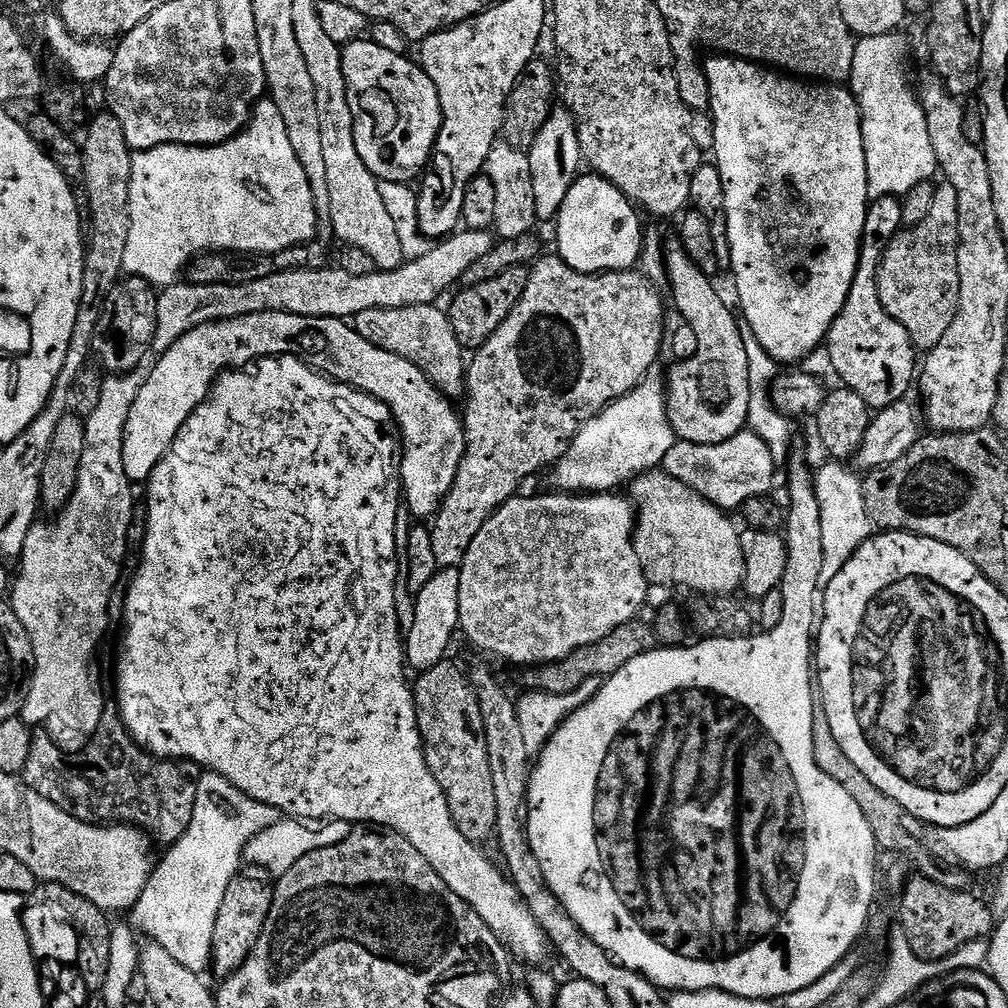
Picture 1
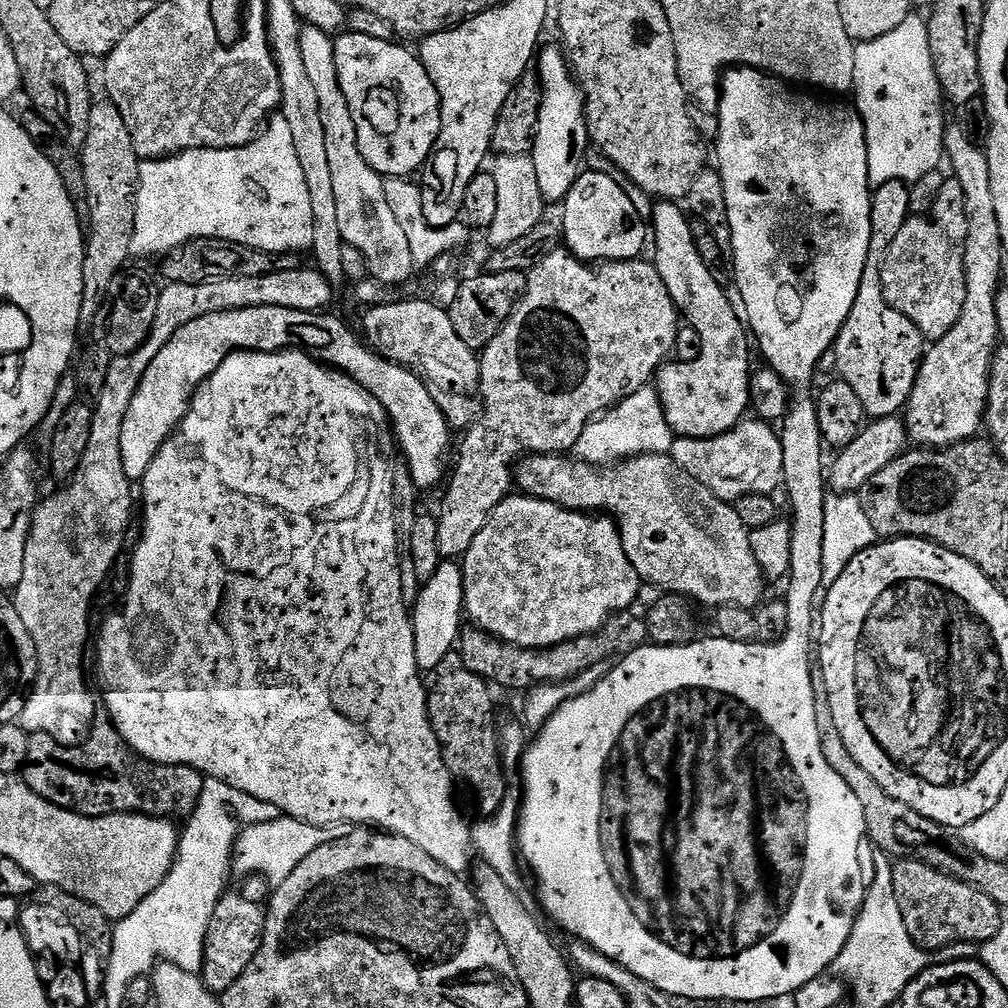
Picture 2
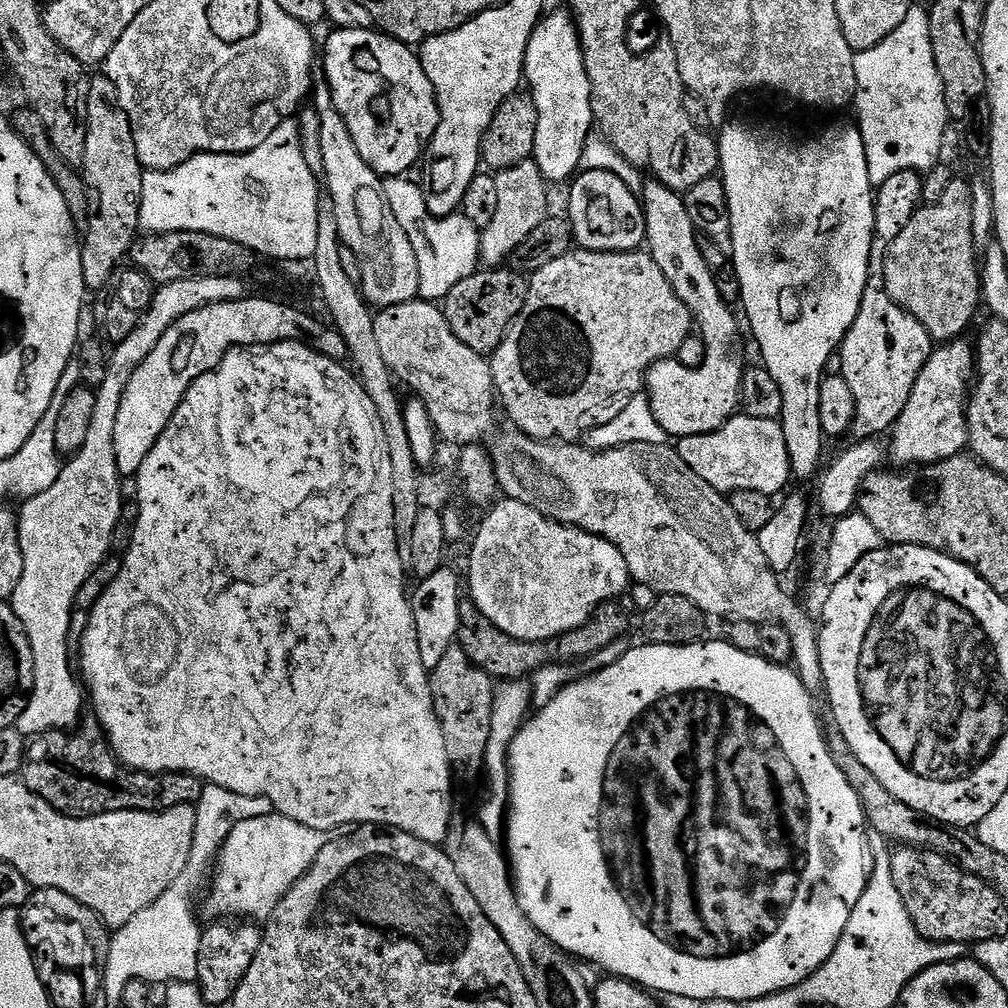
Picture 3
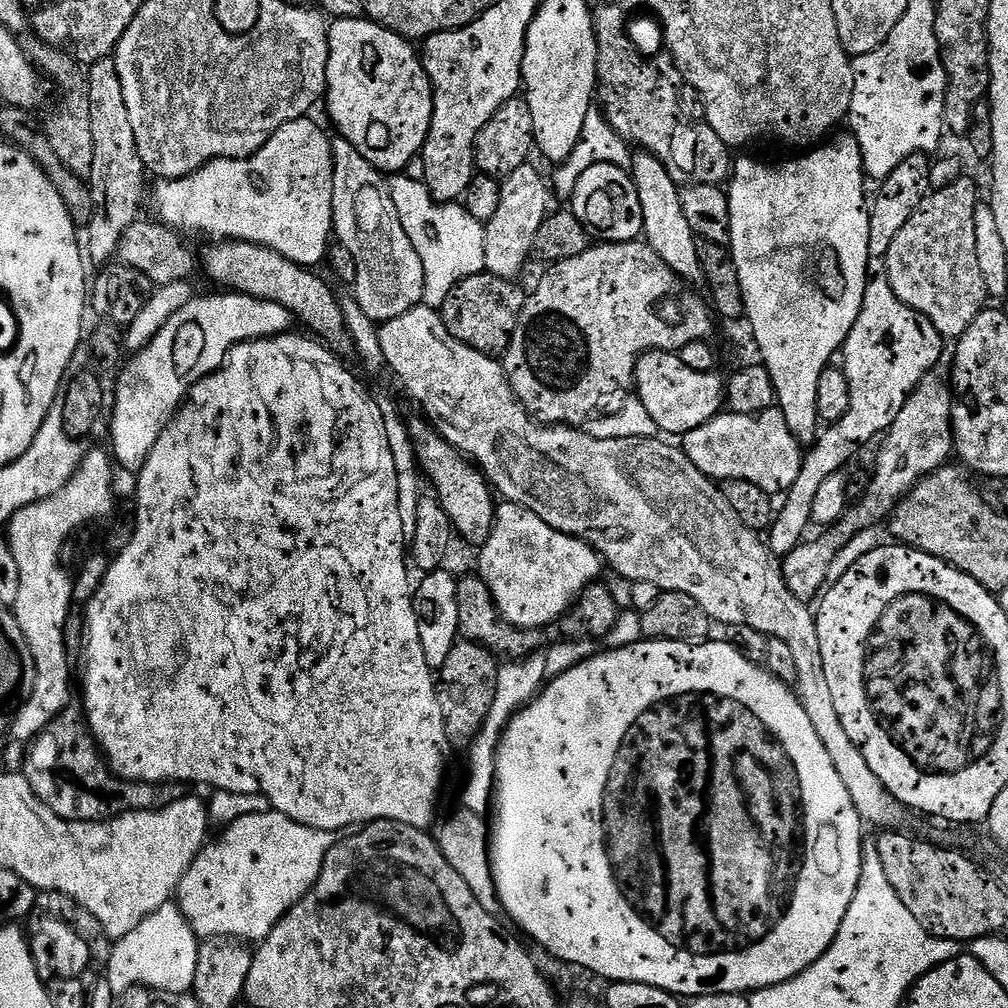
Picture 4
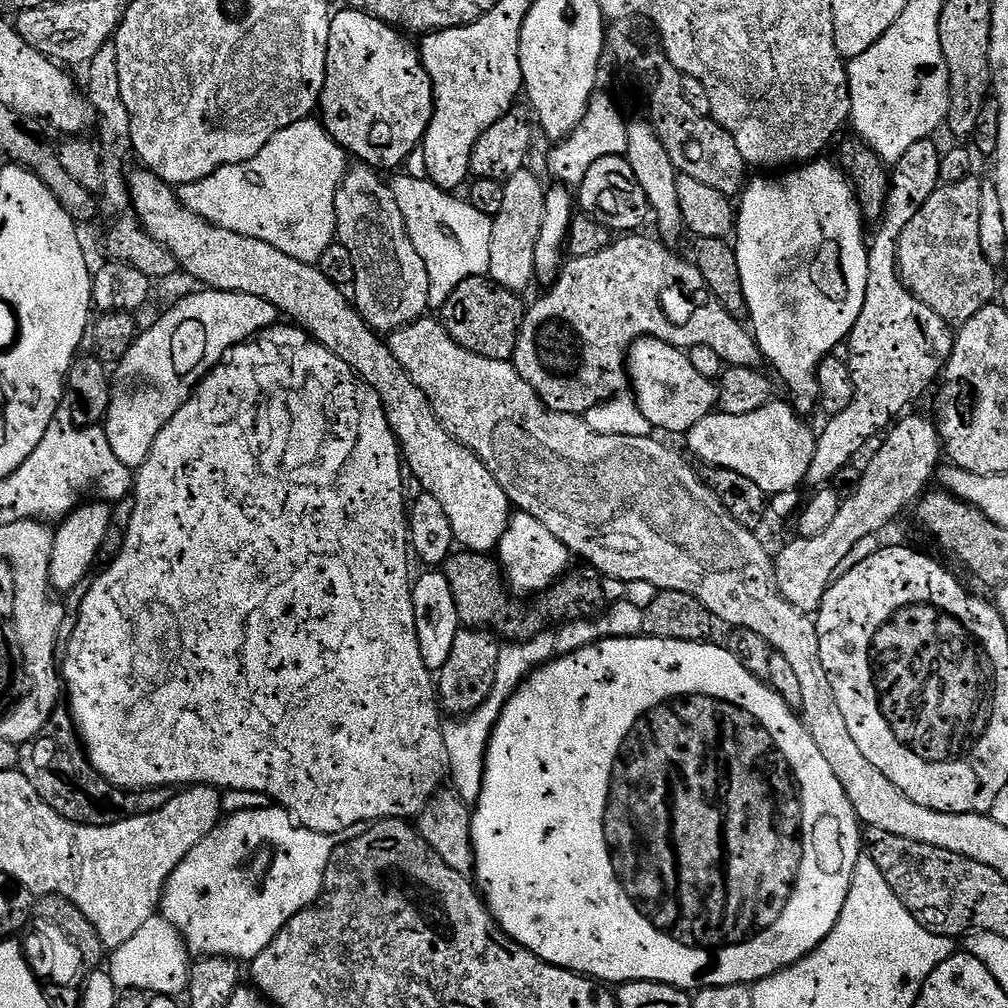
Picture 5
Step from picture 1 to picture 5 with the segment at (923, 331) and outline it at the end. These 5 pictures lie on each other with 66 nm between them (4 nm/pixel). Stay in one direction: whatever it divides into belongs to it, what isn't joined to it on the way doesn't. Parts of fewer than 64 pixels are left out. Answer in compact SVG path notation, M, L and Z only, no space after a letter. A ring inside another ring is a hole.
M969 174L964 180L953 184L941 183L934 194L926 198L926 206L922 206L918 214L914 214L914 222L910 222L906 230L902 230L902 238L898 242L896 258L900 281L950 326L959 326L974 318L978 310L993 303L998 296L997 269L987 261L981 247L981 201L982 184L979 179L975 180L975 175Z

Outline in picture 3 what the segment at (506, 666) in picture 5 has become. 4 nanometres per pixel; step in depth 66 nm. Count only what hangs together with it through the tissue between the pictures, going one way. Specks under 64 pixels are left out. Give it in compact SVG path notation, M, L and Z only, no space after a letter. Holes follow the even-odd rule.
M529 679L501 681L494 698L494 714L492 715L492 733L486 746L484 759L484 776L488 780L488 788L492 791L492 800L488 800L480 808L478 823L490 834L490 838L499 841L506 832L506 817L510 812L510 753L512 743L518 739L520 727L526 722L528 710L532 708L532 683Z

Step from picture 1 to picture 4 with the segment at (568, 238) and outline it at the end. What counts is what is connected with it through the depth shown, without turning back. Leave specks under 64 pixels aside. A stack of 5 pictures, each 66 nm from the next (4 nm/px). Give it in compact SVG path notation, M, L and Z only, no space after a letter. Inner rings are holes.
M614 164L591 166L578 179L570 203L570 211L597 241L617 244L641 239L644 230L642 205L628 170L620 169Z

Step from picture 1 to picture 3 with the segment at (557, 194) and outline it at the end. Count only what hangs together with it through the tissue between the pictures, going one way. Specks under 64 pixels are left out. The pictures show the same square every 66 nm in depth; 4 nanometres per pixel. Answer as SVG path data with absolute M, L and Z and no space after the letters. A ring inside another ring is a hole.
M567 11L552 12L536 25L524 59L524 80L538 106L538 134L533 157L549 185L556 186L577 175L579 159L588 137L593 135L592 83L586 74L576 21Z

